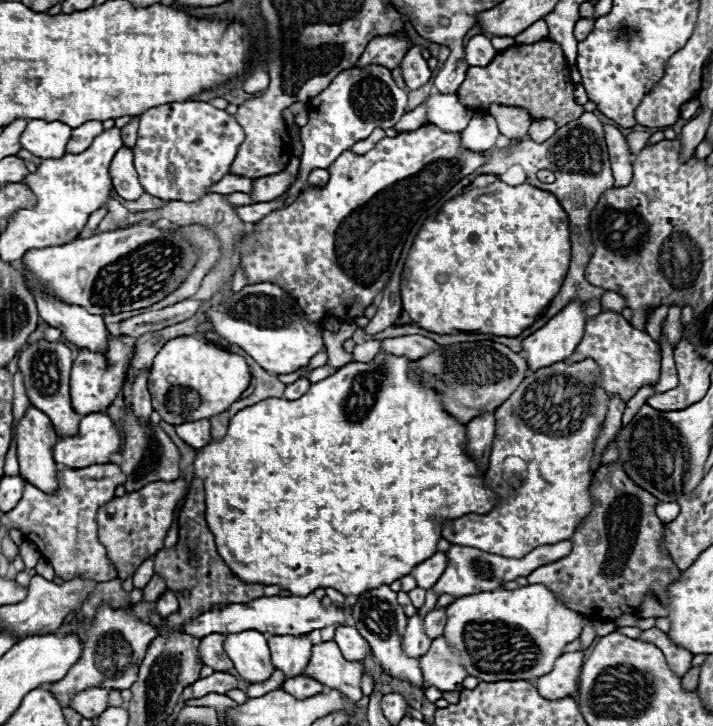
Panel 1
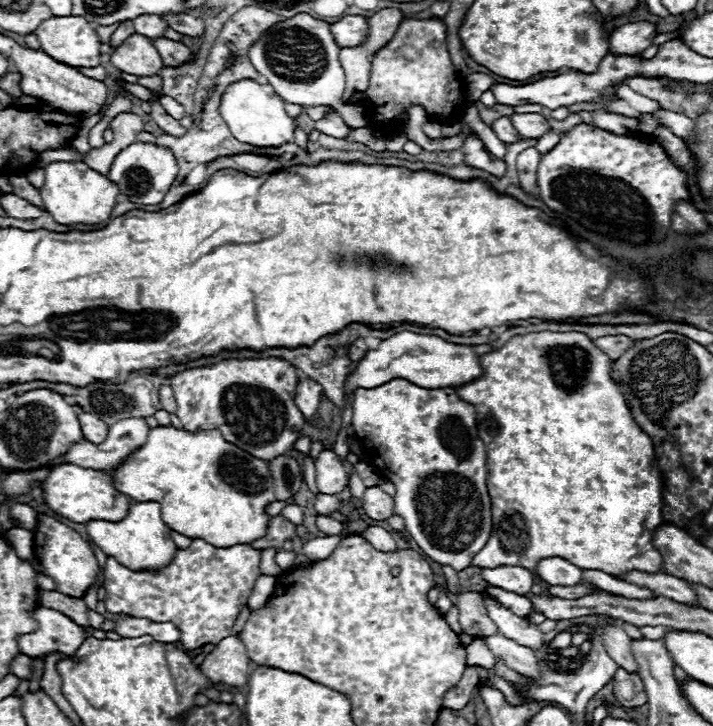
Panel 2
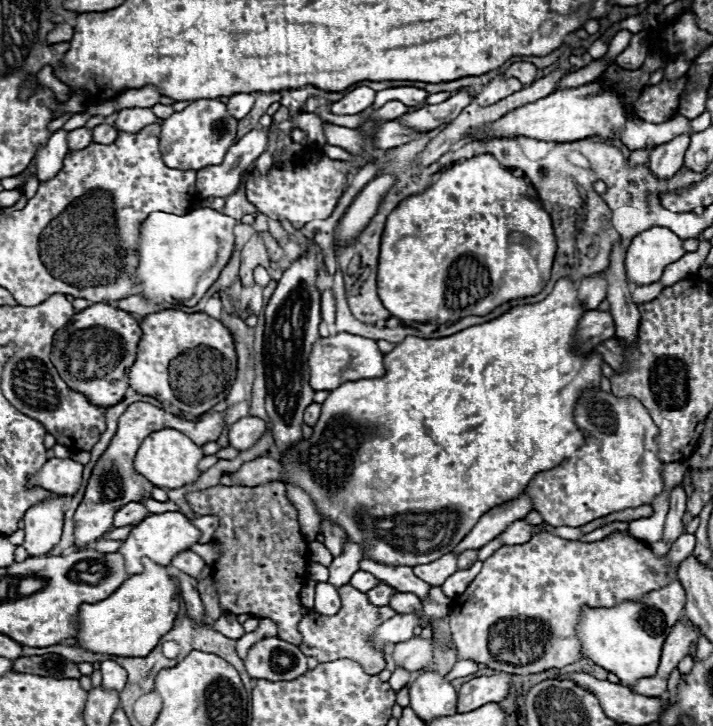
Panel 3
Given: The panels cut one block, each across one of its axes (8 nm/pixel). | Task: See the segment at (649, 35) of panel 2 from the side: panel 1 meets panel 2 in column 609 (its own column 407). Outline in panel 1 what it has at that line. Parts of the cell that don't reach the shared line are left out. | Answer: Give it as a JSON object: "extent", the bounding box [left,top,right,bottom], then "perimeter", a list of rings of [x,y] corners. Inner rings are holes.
{"extent":[354,34,408,70],"perimeter":[[[392,34],[378,36],[376,40],[372,40],[372,44],[368,44],[368,48],[364,50],[364,56],[360,56],[360,60],[354,64],[354,68],[364,68],[368,64],[378,64],[378,66],[384,66],[384,68],[392,70],[400,64],[406,50],[408,50],[408,40],[406,38],[394,38]]]}

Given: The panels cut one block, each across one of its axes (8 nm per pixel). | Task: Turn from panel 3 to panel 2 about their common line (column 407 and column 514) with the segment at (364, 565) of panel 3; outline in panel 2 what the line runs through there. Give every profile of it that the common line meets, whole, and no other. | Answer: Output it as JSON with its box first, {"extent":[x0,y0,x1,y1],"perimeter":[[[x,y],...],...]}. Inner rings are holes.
{"extent":[482,566,532,596],"perimeter":[[[498,566],[498,568],[484,568],[482,578],[488,584],[496,584],[500,588],[508,588],[508,592],[520,592],[522,596],[530,592],[532,576],[526,568],[520,566]]]}

